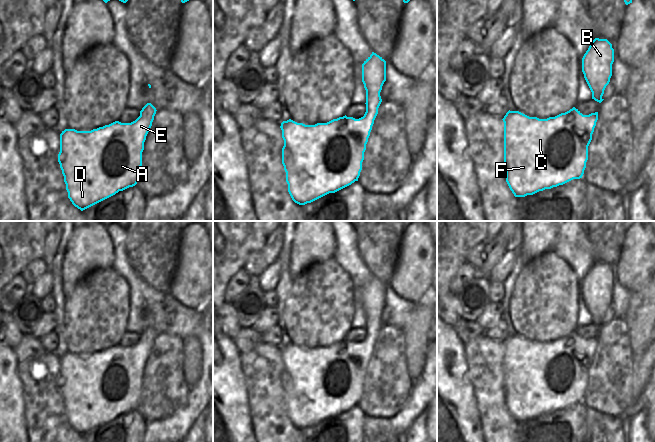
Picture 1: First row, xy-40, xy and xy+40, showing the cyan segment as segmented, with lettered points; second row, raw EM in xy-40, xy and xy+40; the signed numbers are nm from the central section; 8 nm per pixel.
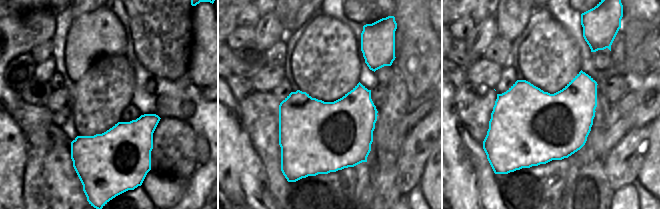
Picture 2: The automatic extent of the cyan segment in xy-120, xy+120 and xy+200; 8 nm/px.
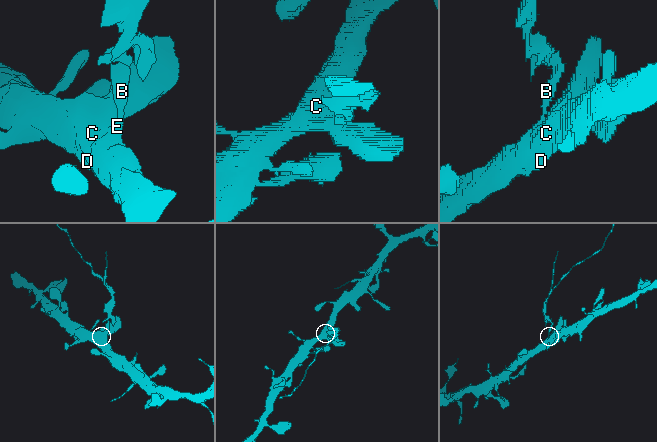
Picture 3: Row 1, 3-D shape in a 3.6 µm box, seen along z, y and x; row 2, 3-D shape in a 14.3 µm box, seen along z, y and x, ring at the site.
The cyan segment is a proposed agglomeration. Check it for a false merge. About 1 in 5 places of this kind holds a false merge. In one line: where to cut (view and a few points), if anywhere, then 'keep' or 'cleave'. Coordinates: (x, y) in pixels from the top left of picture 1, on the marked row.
cut xy (366, 96), (380, 99); cleave

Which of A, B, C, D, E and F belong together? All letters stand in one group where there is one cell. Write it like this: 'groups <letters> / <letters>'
groups A C D E F / B

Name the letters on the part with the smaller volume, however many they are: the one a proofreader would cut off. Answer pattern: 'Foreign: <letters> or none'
Foreign: B

